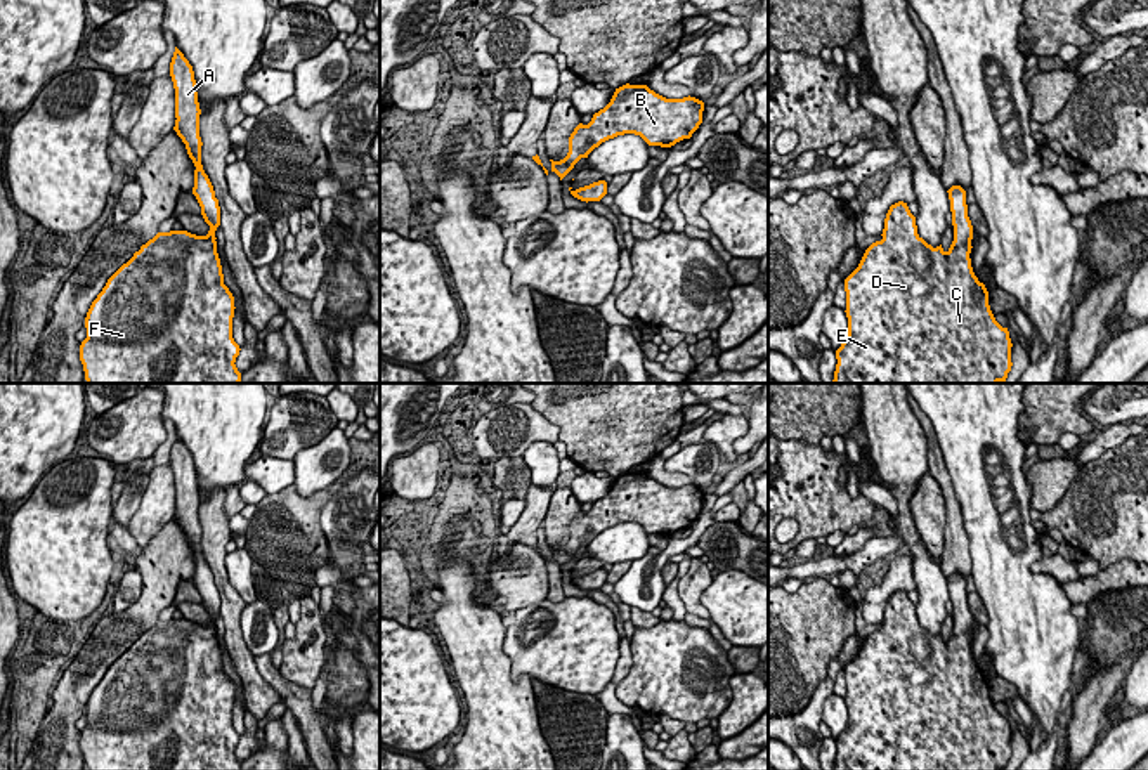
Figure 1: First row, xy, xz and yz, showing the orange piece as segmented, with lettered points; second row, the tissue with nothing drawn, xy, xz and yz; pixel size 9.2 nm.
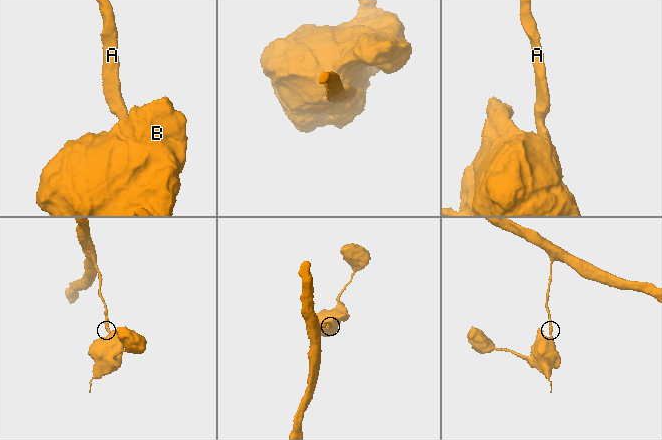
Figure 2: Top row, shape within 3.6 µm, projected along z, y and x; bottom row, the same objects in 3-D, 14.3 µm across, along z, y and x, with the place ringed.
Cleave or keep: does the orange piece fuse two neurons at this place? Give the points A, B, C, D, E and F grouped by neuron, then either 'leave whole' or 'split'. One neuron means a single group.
A B C D E F; leave whole

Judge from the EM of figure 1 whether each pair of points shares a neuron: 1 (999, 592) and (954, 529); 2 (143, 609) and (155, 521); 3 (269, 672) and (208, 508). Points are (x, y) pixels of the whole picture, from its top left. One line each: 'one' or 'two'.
1: two
2: two
3: two

